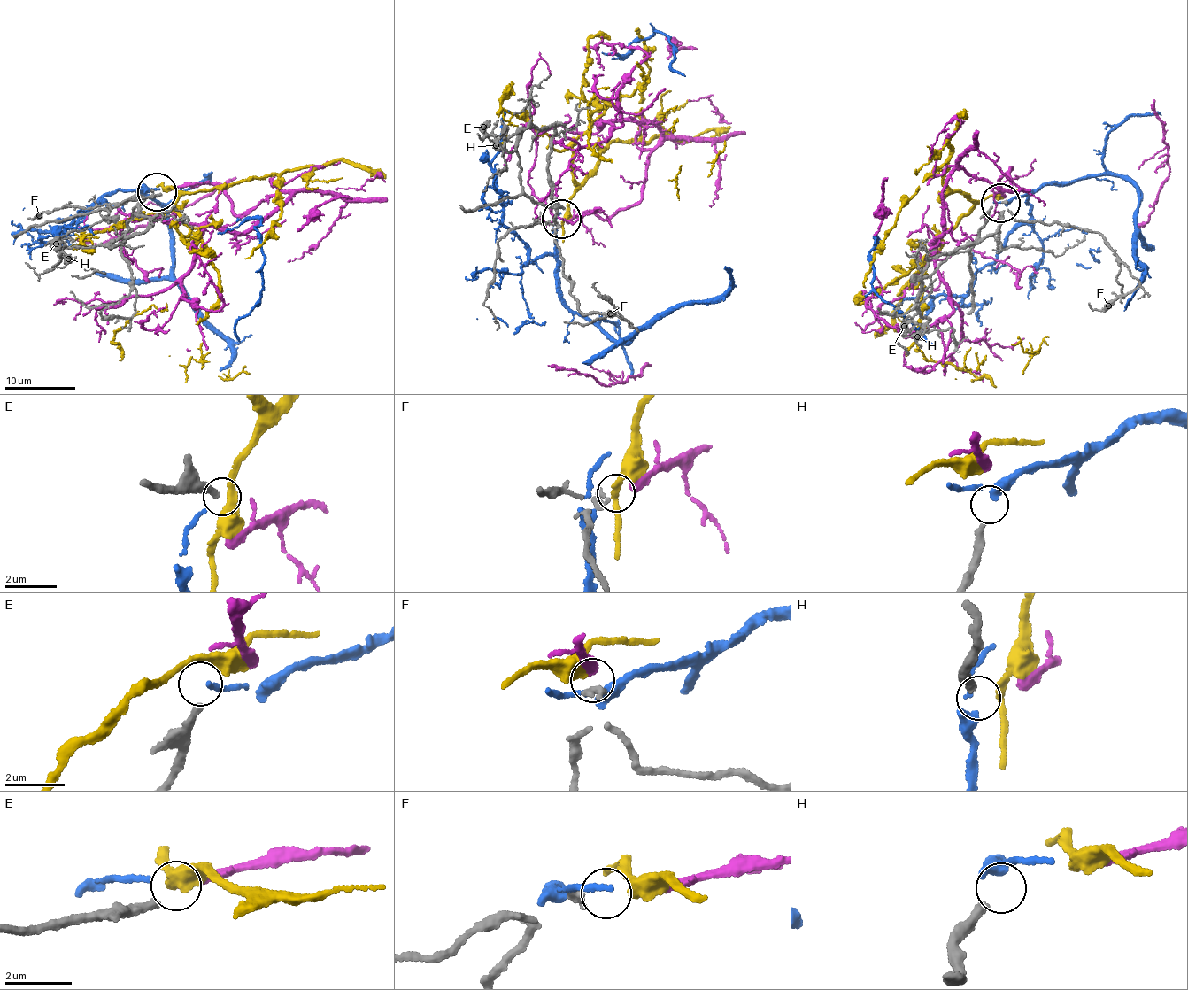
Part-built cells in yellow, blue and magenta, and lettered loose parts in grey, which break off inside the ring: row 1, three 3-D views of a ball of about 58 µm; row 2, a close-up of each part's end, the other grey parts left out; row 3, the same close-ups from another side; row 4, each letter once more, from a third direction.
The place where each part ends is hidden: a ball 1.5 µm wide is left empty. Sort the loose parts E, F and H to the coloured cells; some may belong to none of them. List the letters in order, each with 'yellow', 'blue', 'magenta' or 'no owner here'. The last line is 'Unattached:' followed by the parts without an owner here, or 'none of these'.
E: no owner here
F: magenta
H: blue
Unattached: E

